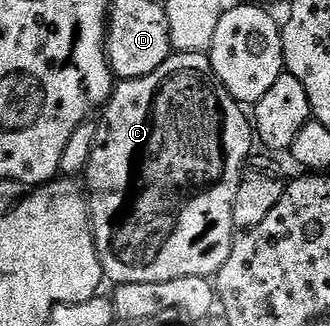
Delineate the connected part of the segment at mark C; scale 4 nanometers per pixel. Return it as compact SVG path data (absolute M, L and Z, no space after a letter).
M173 52L172 56L166 59L166 63L162 63L162 67L158 67L158 71L150 71L150 75L139 77L138 79L120 81L119 84L113 88L112 96L108 98L106 104L103 106L102 112L104 112L104 114L102 114L101 117L98 117L96 134L94 135L94 147L90 151L90 163L86 170L86 178L88 177L86 196L88 198L88 214L92 220L92 234L96 240L98 259L104 268L105 278L116 285L125 285L126 283L170 283L170 279L186 279L187 277L215 278L216 273L222 267L222 263L226 263L226 259L230 259L230 251L232 250L232 242L234 240L234 230L236 229L236 224L234 223L234 199L238 195L240 175L244 172L244 166L249 164L250 154L253 152L251 149L252 141L254 145L254 129L250 124L249 114L248 117L244 114L247 112L242 108L240 102L235 101L226 91L226 87L222 87L219 81L217 81L216 76L214 75L211 56L202 53Z

